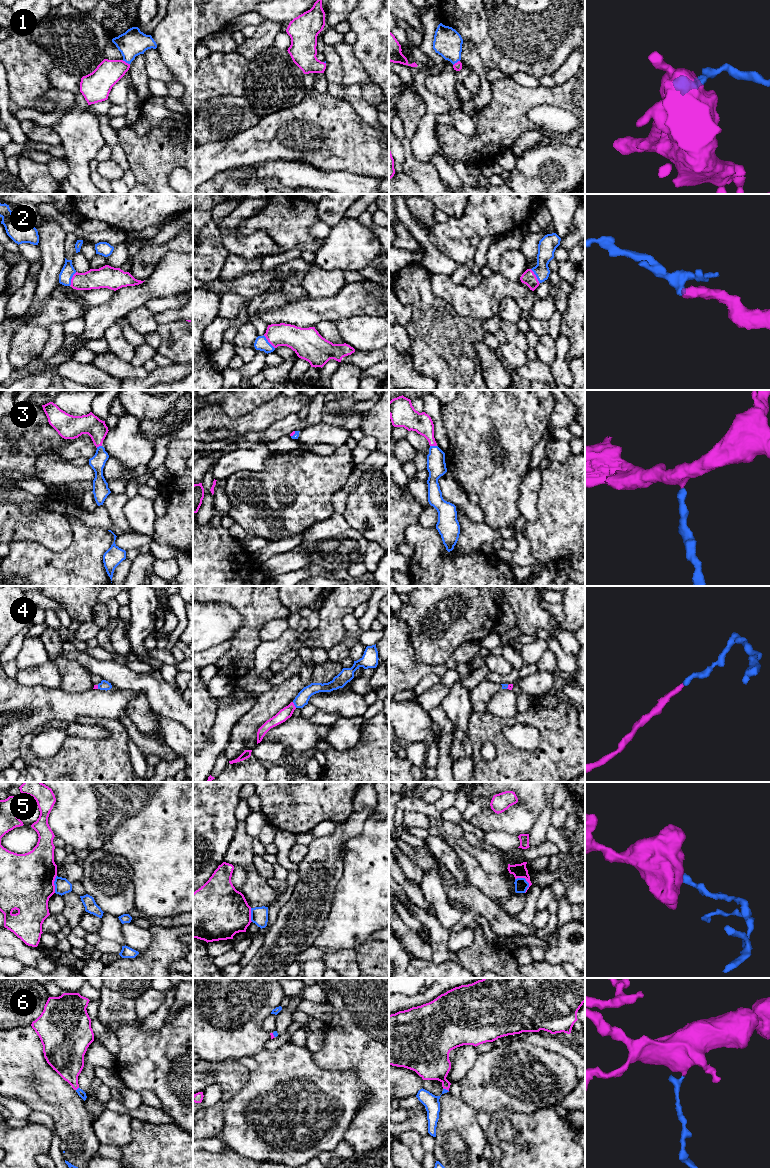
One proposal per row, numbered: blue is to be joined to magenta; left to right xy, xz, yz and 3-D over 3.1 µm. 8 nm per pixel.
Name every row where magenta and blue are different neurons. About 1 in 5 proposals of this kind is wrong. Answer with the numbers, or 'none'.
5

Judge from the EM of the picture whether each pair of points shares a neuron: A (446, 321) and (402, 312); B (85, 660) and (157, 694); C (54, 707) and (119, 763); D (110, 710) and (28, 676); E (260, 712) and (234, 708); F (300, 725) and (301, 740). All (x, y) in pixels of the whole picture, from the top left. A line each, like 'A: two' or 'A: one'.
A: two
B: one
C: two
D: two
E: two
F: one

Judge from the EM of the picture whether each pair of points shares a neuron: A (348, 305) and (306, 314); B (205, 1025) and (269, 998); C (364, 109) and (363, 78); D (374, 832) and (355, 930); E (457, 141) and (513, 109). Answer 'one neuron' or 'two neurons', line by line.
A: one neuron
B: one neuron
C: two neurons
D: one neuron
E: one neuron

